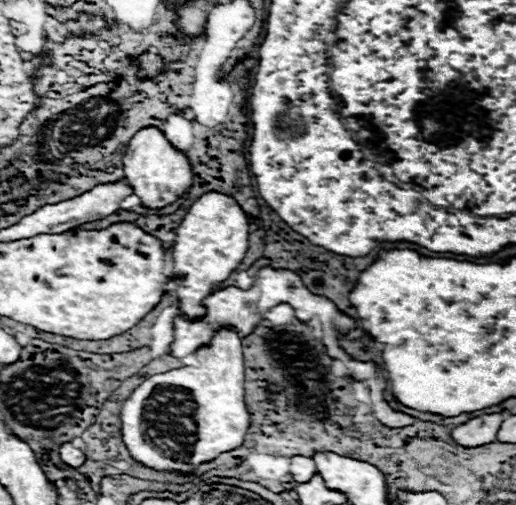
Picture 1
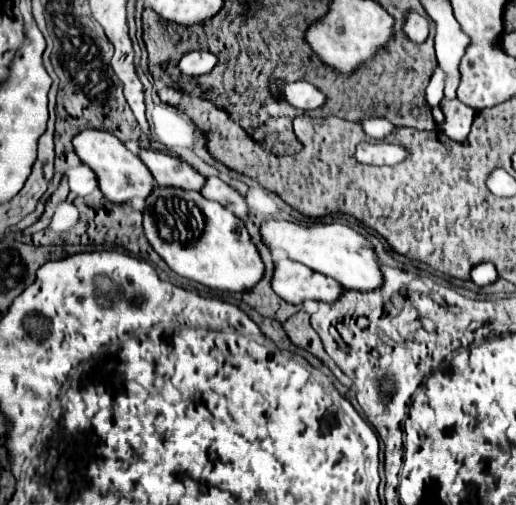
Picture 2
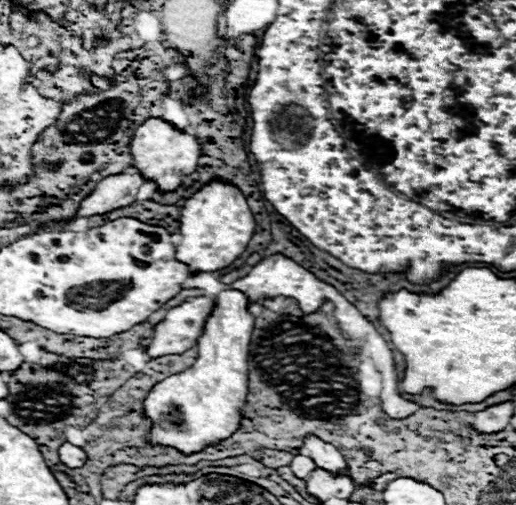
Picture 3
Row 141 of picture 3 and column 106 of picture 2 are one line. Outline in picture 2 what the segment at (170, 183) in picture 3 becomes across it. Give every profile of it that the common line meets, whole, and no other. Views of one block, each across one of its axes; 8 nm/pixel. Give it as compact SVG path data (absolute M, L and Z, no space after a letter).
M84 130L76 136L76 140L72 140L76 154L80 156L80 160L90 166L96 176L98 176L98 186L102 190L102 194L116 204L124 204L124 202L132 202L132 198L142 198L146 200L152 194L154 188L154 178L152 172L148 172L146 164L132 154L116 136L112 136L110 132L100 132L100 130Z

